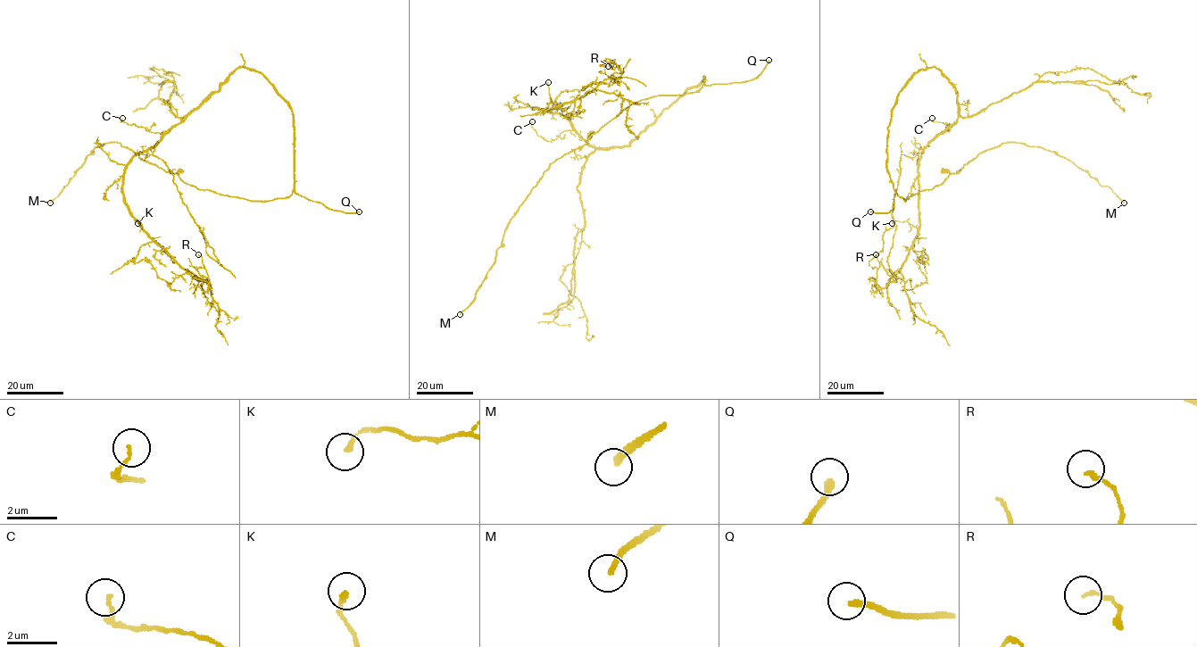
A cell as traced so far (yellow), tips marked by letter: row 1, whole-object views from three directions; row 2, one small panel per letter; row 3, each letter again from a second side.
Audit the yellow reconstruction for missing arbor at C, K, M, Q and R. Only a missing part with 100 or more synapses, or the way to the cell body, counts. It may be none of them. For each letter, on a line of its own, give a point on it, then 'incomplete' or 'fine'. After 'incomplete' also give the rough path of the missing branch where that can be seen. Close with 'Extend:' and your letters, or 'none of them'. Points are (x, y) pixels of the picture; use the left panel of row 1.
C: (122, 118) | fine
K: (137, 223) | fine
M: (50, 203) | incomplete
Q: (359, 211) | incomplete
R: (198, 254) | fine
Extend: M, Q

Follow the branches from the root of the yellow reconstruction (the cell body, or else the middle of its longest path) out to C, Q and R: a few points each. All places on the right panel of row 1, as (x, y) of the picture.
C: (895, 101), (918, 71), (935, 66), (956, 91), (958, 117), (940, 134), (951, 127), (932, 118)
Q: (895, 101), (891, 111), (887, 141), (887, 172), (895, 194), (893, 208), (888, 212), (870, 211)
R: (895, 101), (935, 66), (956, 91), (958, 117), (923, 148), (918, 235), (885, 288), (876, 254)

